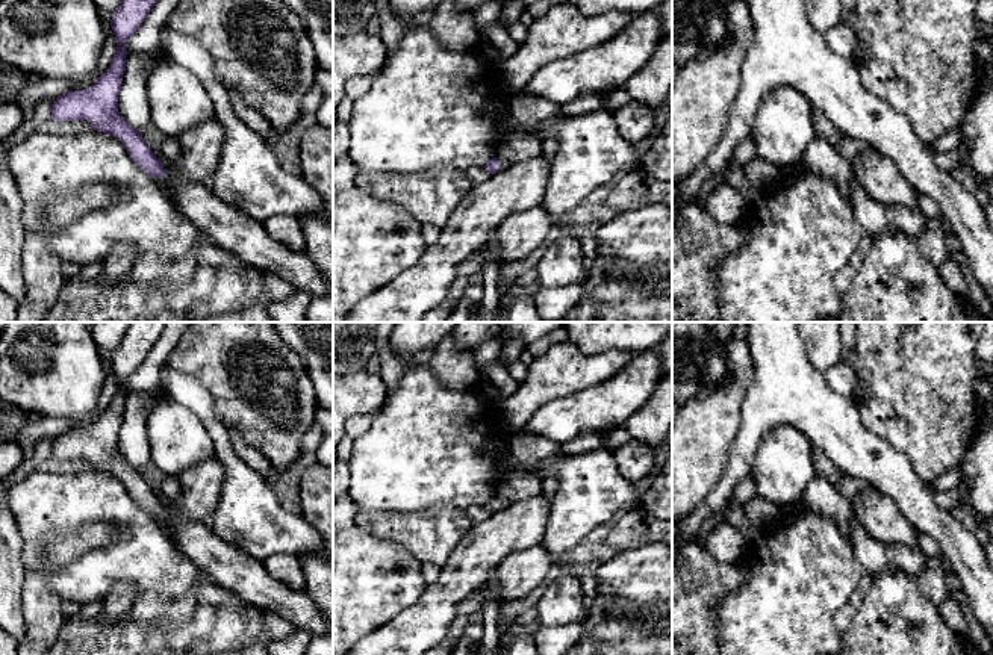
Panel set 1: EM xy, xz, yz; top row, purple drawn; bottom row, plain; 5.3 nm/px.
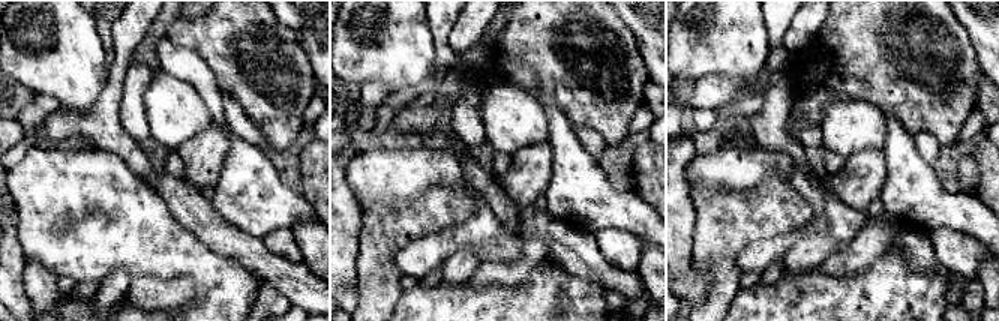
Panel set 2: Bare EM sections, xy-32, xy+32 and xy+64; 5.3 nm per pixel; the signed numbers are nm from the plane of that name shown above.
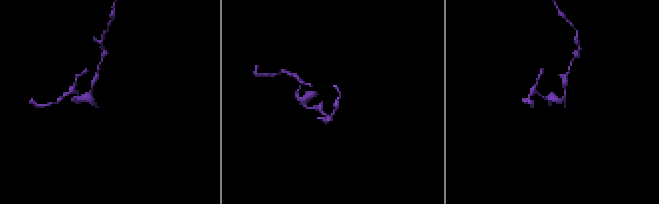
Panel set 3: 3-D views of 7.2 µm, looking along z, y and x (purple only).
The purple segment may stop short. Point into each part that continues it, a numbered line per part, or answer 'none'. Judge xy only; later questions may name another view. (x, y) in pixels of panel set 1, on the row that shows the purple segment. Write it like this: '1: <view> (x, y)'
1: xy (162, 180)

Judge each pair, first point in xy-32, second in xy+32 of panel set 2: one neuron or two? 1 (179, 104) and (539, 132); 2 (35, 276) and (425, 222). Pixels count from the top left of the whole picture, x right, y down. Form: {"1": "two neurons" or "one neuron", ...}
{"1": "one neuron", "2": "one neuron"}

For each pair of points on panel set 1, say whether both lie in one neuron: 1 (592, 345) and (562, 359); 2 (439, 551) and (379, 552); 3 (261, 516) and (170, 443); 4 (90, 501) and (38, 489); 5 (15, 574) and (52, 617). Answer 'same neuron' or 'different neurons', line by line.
1: different neurons
2: different neurons
3: different neurons
4: same neuron
5: different neurons

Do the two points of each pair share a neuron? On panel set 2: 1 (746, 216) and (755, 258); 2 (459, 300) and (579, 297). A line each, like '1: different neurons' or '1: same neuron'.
1: different neurons
2: same neuron

